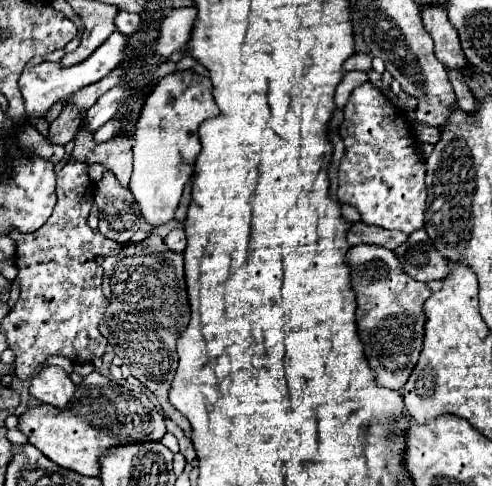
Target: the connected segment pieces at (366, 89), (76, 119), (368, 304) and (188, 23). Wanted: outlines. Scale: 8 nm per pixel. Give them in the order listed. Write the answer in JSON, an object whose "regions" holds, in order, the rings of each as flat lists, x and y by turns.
{"regions":[[[370,82,354,88,344,106,344,120,340,136,346,154,338,172,338,200,350,204,360,212,362,222,386,230,400,230,412,234,424,226,426,184,424,160,418,158,416,138,406,114,392,106,392,102]],[[66,104,64,110,60,112,60,116,50,124,50,130,48,130,48,142,50,144,66,144,74,138,76,134,76,126,80,126,80,118,82,118,82,112,76,110,74,106]],[[352,246,346,254,352,268,352,290,356,292,356,324,358,336,364,342,364,352,370,368,376,374,376,384,390,390,400,390,408,374,416,366,424,338,422,306,432,294,424,282,418,282,400,270,394,252,382,246]],[[194,6,174,8,160,24,160,34,152,44,152,54,158,58,170,58,172,52,184,48,192,36,196,14,198,12]]]}

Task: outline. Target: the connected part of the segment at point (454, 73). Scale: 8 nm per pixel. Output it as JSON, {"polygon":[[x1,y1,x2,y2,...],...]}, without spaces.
{"polygon":[[454,68,454,70,448,70,448,78,450,78,452,86,454,86,458,106,460,106,462,110,474,110,474,108,476,108,476,106,474,106,474,96,472,96,470,88,466,86,466,82,464,82,464,78,462,78,462,72,456,70,456,68]]}

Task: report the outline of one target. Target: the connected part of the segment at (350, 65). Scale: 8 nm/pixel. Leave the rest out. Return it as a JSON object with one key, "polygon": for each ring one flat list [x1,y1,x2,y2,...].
{"polygon":[[356,52,356,54,352,54,352,56,344,62,344,74,350,72,350,70,362,70,362,72,366,72,366,70,370,70,370,66,372,66,372,58,370,58,368,54]]}

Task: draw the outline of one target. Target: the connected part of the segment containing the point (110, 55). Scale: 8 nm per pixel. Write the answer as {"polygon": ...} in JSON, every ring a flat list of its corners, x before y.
{"polygon":[[116,30,90,58,86,58,84,62,80,62,80,64,76,64,72,68,60,68,60,64,54,64,54,62,42,62,42,64,38,64,34,68,26,68,22,72,22,76,20,76,20,90,22,90,24,102,26,102,28,116,32,116,32,114,44,116,54,102,58,102,58,100,64,102,70,94,80,90,82,86,94,84,96,80,104,78,124,58,126,42,128,42,128,38]]}

